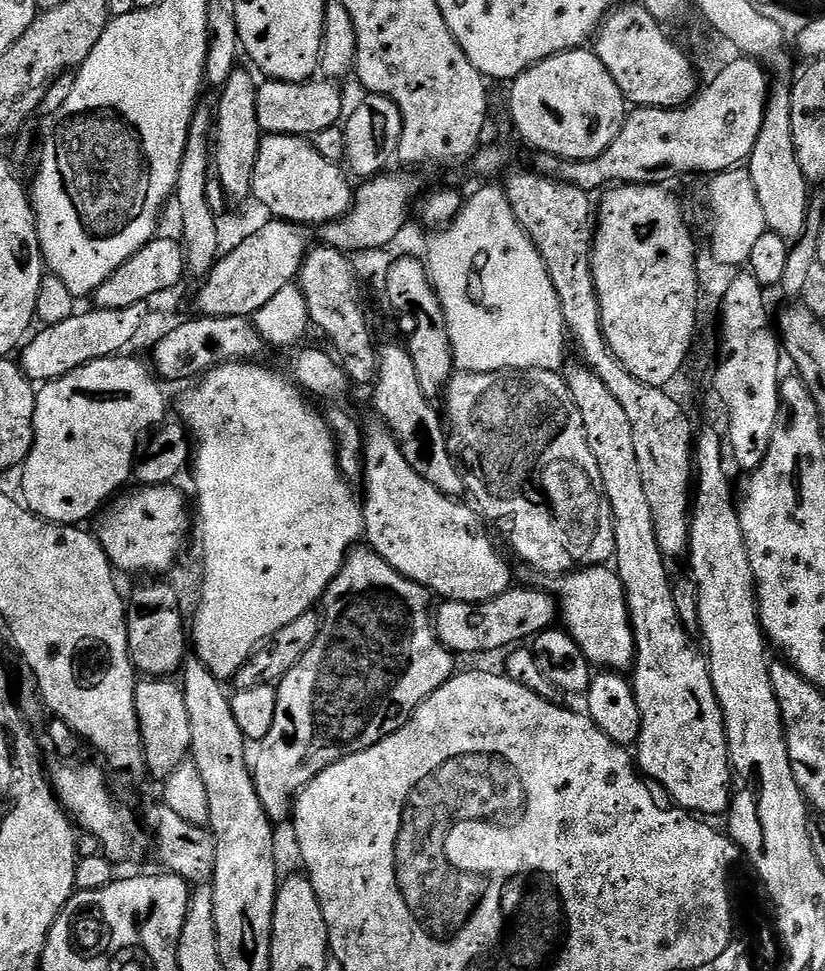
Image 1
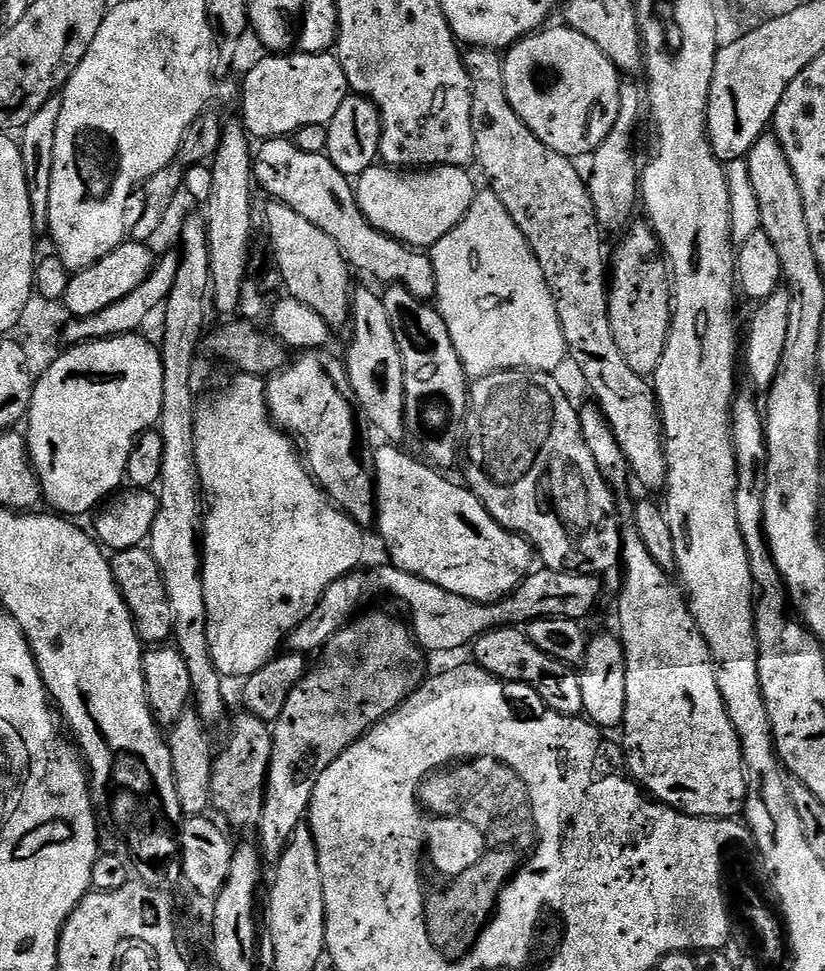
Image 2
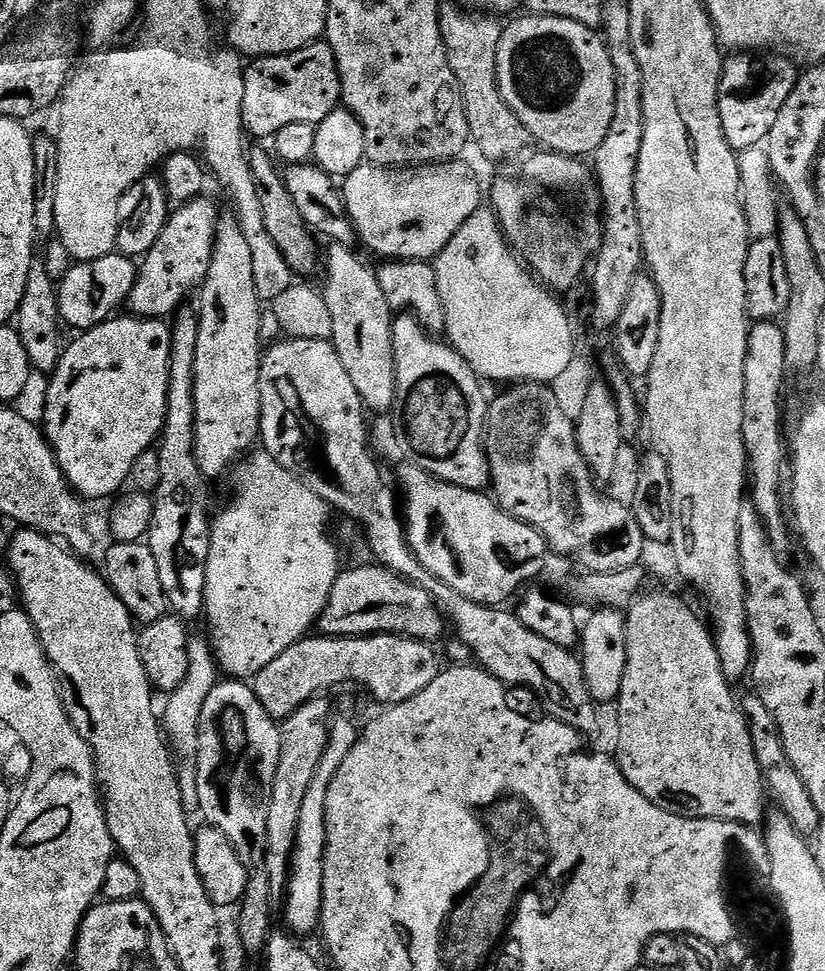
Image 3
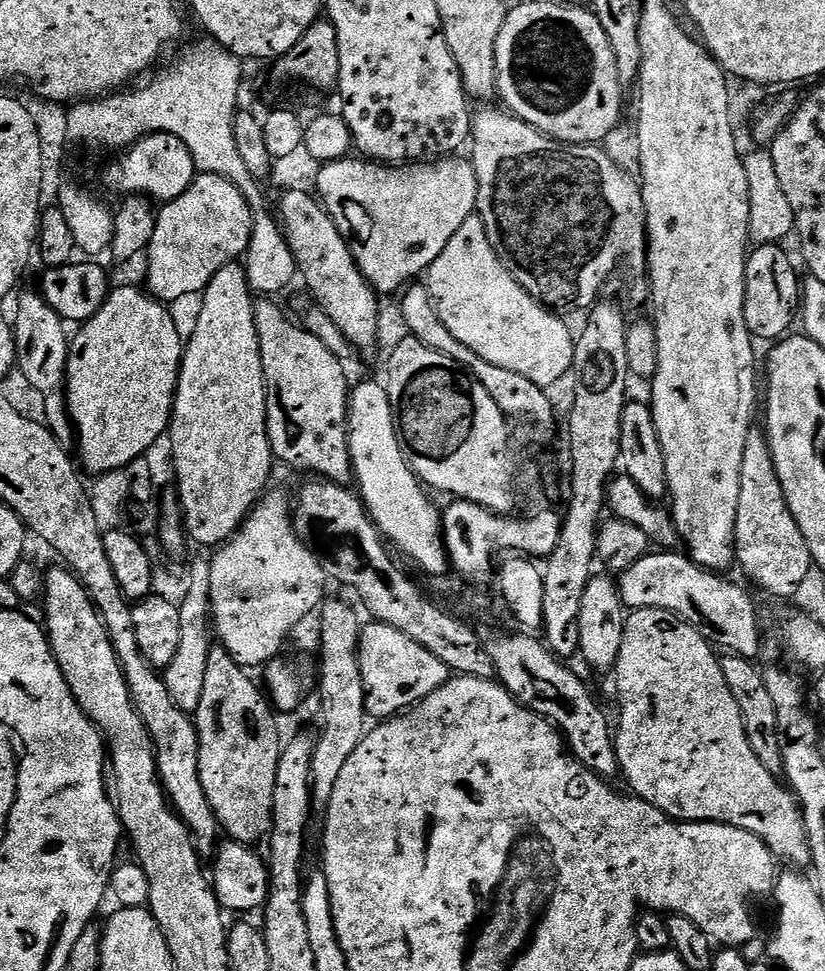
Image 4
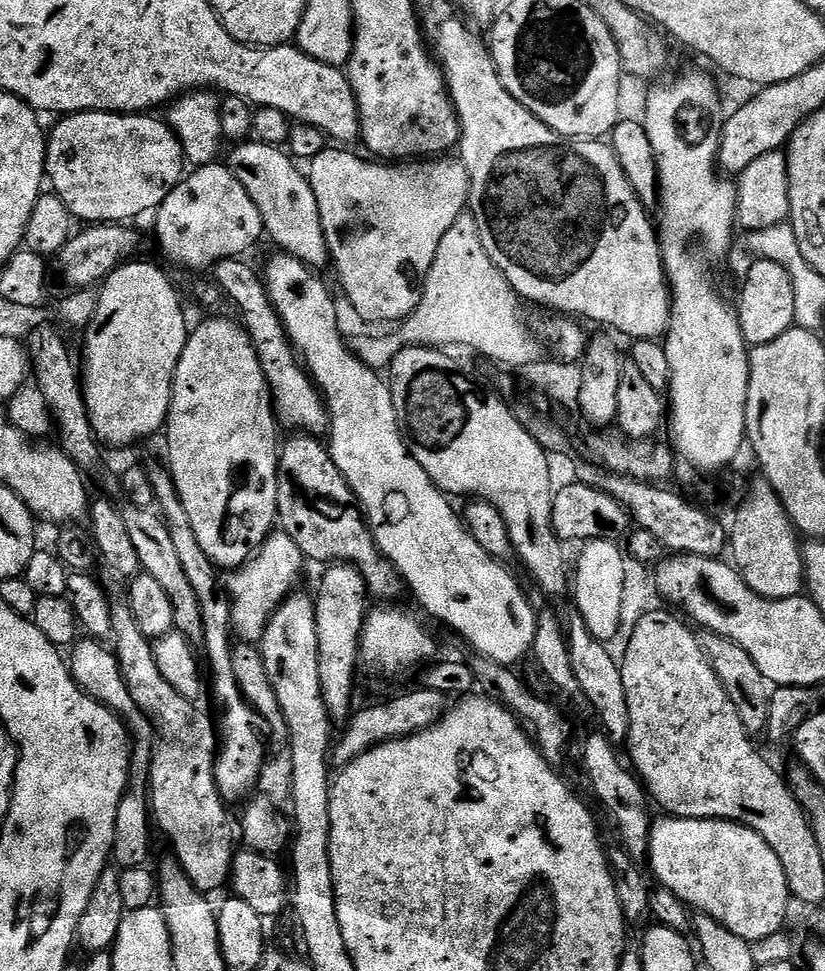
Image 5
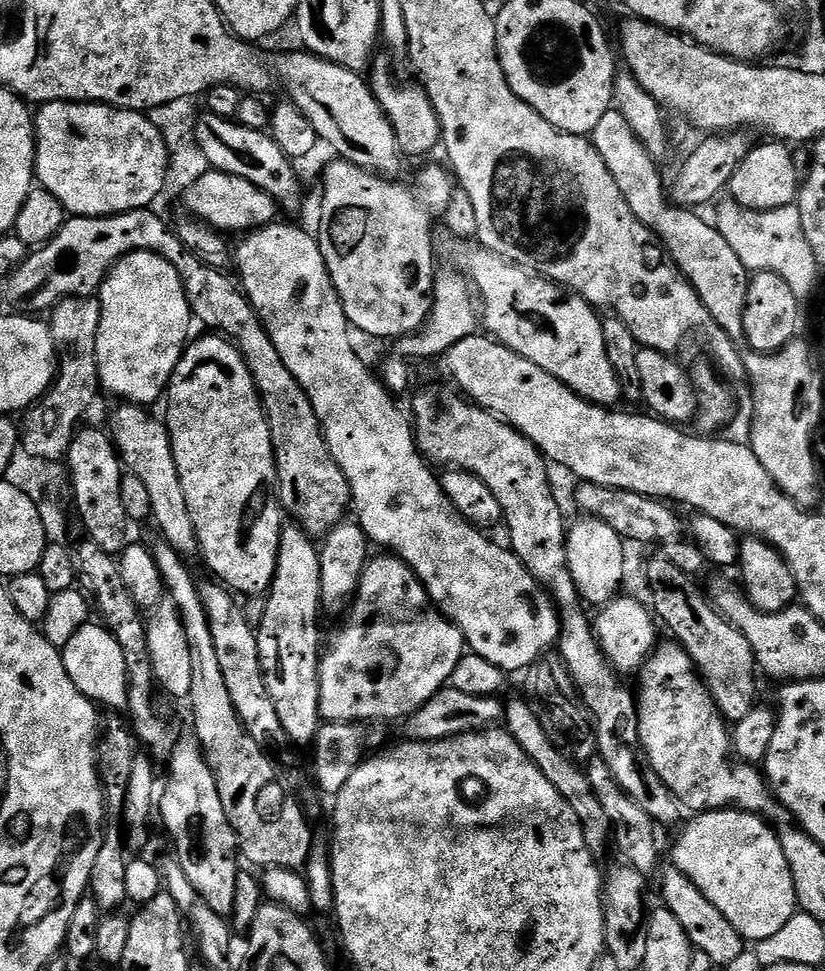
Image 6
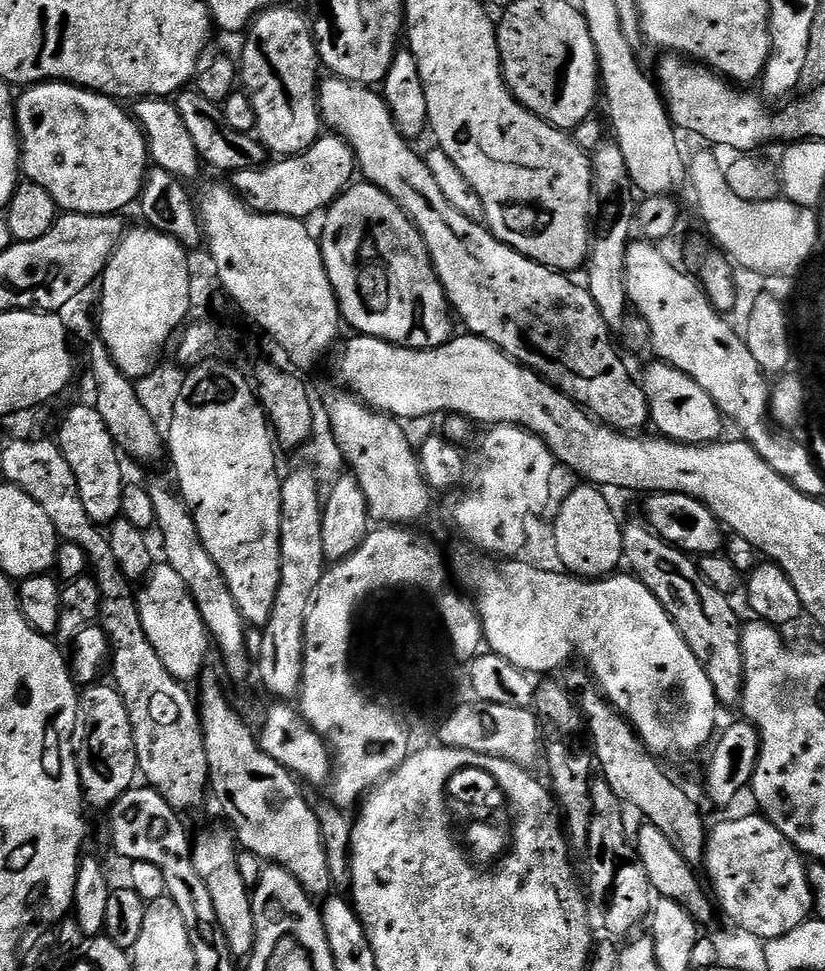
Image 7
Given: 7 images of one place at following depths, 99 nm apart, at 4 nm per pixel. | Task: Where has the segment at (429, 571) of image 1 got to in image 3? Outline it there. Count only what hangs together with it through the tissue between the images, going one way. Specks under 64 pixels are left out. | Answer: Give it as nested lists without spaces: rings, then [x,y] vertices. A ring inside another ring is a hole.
[[[405,463],[403,467],[400,488],[404,491],[402,519],[408,533],[408,546],[412,548],[418,562],[422,562],[422,566],[426,566],[434,578],[446,582],[446,586],[454,586],[458,594],[474,602],[500,606],[508,602],[504,600],[510,599],[516,591],[519,593],[532,582],[527,580],[534,579],[543,570],[544,559],[550,556],[550,549],[542,534],[534,530],[534,526],[503,512],[495,499],[483,491],[454,486],[410,463]]]

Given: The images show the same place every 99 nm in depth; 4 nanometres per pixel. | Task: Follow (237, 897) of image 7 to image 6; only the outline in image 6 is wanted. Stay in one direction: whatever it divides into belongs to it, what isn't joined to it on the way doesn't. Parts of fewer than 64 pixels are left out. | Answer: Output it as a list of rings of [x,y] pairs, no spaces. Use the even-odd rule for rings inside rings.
[[[194,734],[181,735],[176,741],[172,757],[166,762],[168,781],[163,781],[158,796],[158,816],[164,819],[164,828],[172,838],[174,859],[190,878],[190,886],[198,890],[202,902],[214,910],[214,914],[231,917],[234,906],[234,886],[238,871],[238,845],[234,826],[222,810],[222,798],[218,798],[218,782],[204,760],[204,747]]]

